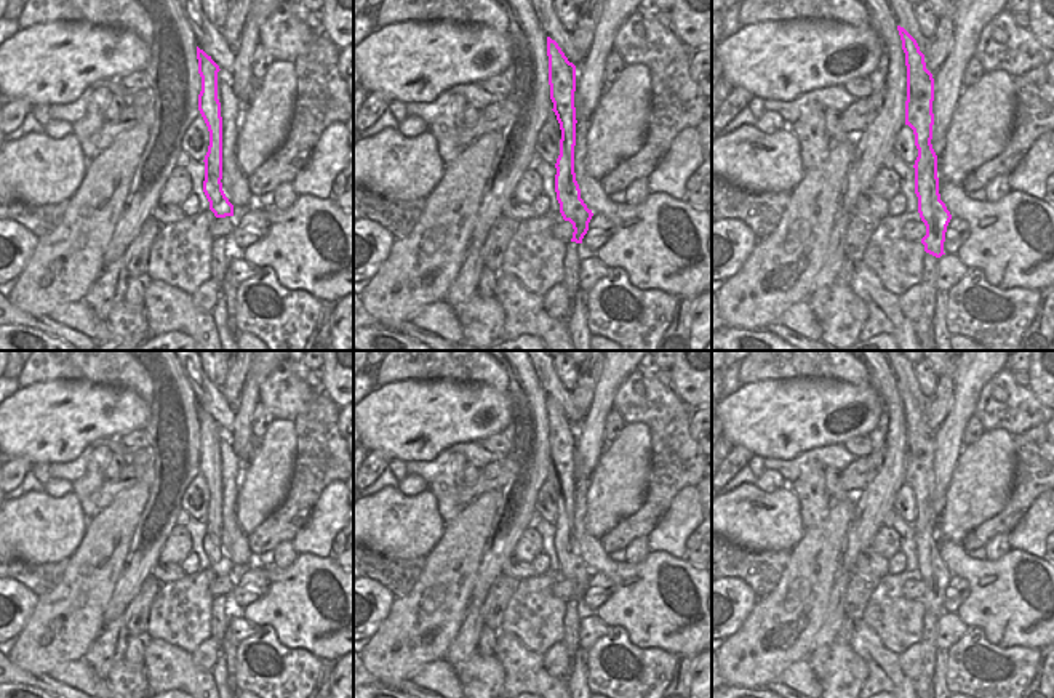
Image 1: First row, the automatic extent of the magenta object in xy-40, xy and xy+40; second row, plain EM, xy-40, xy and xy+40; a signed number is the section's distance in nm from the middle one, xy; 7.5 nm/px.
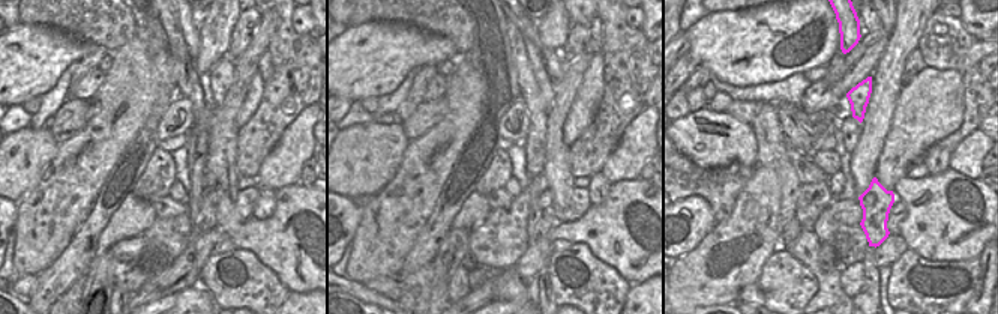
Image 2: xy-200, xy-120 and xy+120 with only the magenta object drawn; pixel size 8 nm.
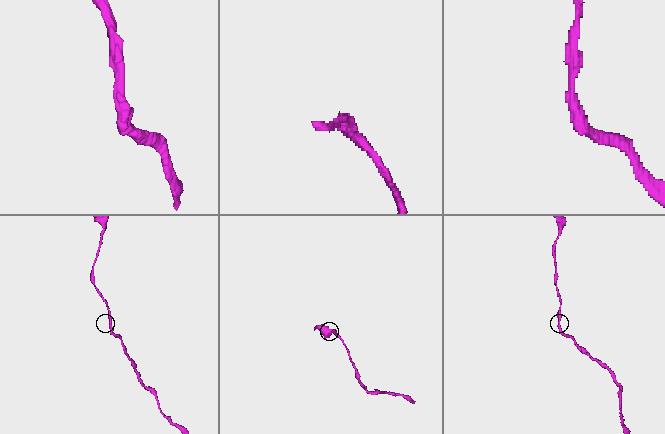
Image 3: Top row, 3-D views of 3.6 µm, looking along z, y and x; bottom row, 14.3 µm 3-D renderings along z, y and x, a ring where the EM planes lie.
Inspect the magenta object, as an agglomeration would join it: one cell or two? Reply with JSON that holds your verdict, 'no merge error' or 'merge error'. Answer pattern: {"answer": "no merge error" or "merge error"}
{"answer": "no merge error"}

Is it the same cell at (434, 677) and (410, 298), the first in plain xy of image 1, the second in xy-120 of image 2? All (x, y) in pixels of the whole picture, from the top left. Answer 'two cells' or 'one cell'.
two cells

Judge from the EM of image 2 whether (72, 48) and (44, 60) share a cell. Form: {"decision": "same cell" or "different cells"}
{"decision": "same cell"}

